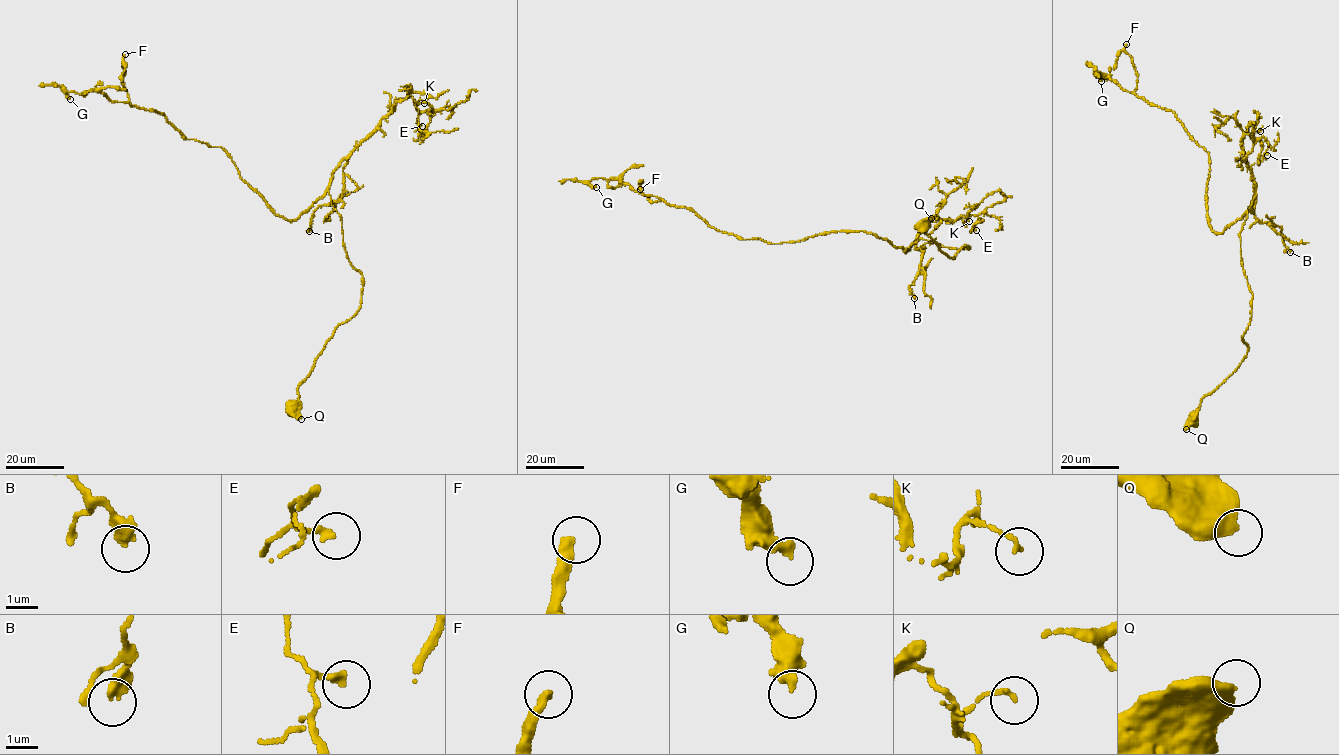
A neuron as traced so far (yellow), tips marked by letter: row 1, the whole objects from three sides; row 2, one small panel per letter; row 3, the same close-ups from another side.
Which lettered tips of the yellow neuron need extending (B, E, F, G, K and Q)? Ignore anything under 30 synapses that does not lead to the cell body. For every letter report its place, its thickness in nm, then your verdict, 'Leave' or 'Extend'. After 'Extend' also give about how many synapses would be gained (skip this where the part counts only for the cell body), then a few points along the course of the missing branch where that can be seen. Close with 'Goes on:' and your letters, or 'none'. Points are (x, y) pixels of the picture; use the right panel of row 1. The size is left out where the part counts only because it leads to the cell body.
B: Place: (1290, 252). Thickness 400 nm. Leave
E: Place: (1267, 155). Thickness 220 nm. Leave
F: Place: (1126, 44). Thickness 320 nm. Extend. Roughly 100 synapses
G: Place: (1101, 81). Thickness 320 nm. Leave
K: Place: (1260, 131). Thickness 140 nm. Leave
Q: Place: (1186, 429). Thickness 600 nm. Leave
Goes on: F

